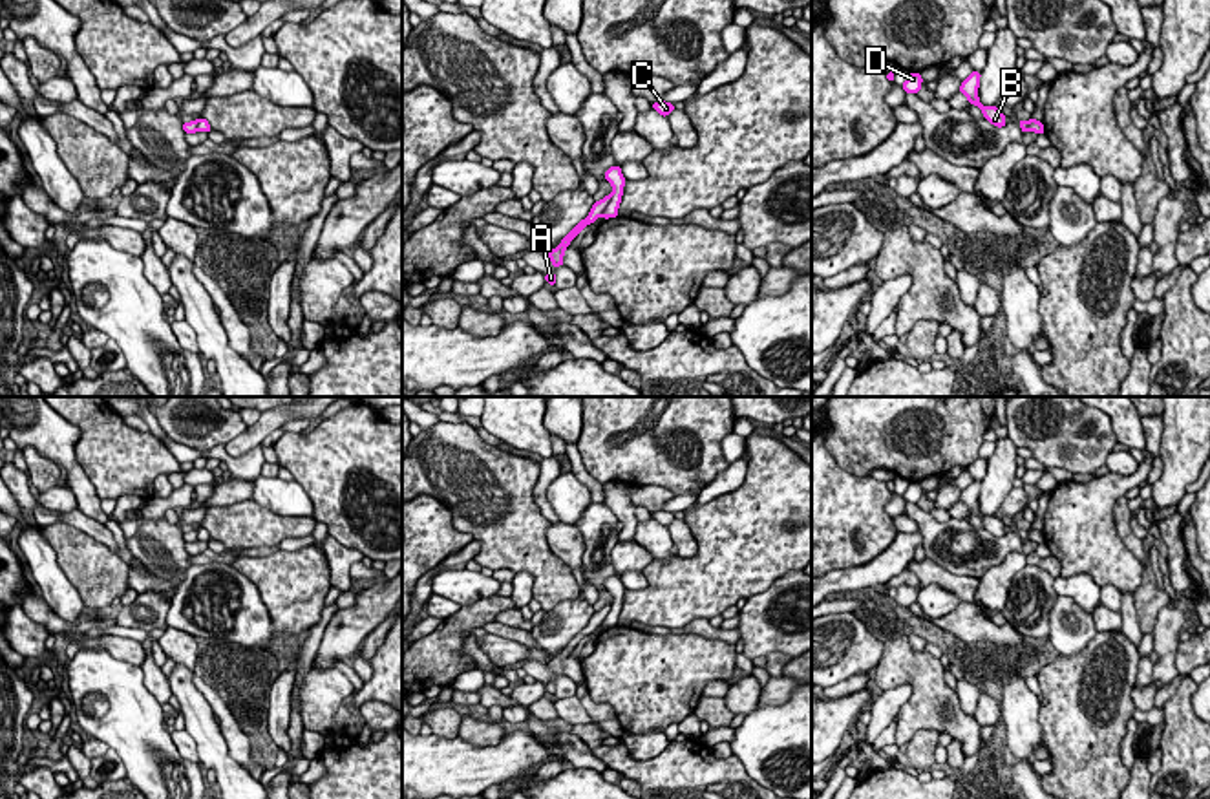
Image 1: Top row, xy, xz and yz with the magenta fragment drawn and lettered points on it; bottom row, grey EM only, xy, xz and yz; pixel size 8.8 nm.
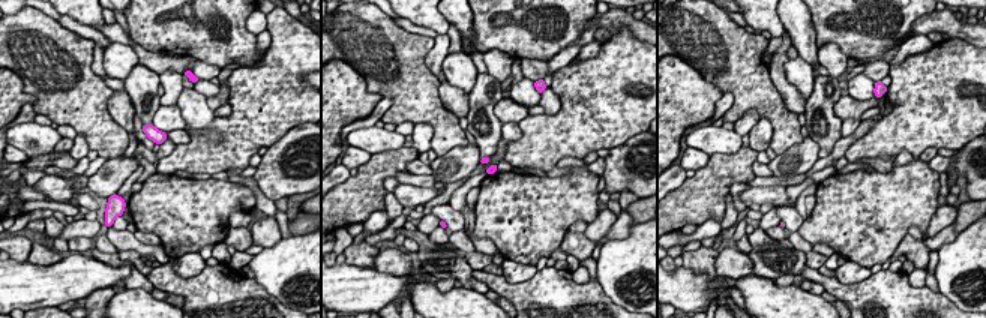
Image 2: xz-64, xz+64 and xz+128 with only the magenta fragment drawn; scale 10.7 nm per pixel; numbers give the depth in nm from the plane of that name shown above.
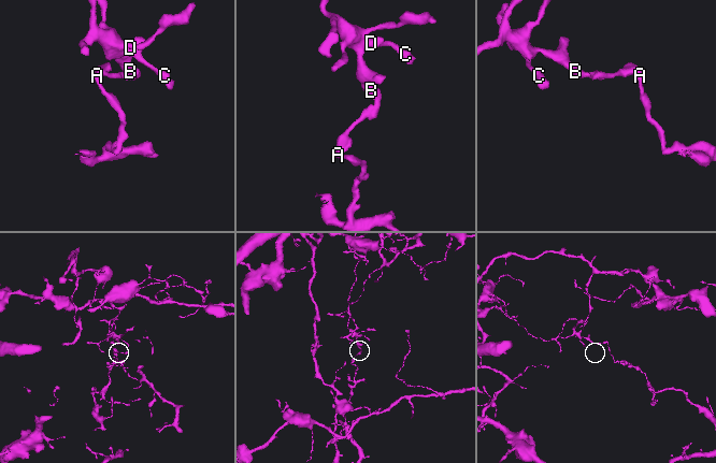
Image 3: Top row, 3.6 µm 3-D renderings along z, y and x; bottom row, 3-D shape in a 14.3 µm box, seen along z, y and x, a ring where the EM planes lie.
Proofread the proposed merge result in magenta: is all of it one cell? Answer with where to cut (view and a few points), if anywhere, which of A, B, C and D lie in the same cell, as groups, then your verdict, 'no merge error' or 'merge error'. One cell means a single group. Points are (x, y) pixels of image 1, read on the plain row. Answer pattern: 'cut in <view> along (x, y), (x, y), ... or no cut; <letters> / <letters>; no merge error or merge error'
cut in xz along (611, 606), (600, 624); A / B C D; merge error

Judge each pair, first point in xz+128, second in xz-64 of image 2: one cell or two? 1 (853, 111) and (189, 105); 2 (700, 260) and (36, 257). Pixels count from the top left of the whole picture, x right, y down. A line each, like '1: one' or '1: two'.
1: two
2: two

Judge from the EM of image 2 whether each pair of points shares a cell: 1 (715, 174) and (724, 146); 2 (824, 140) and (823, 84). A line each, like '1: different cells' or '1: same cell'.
1: different cells
2: same cell

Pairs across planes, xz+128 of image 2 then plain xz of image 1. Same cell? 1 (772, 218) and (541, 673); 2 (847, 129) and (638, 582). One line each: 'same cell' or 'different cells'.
1: different cells
2: same cell

